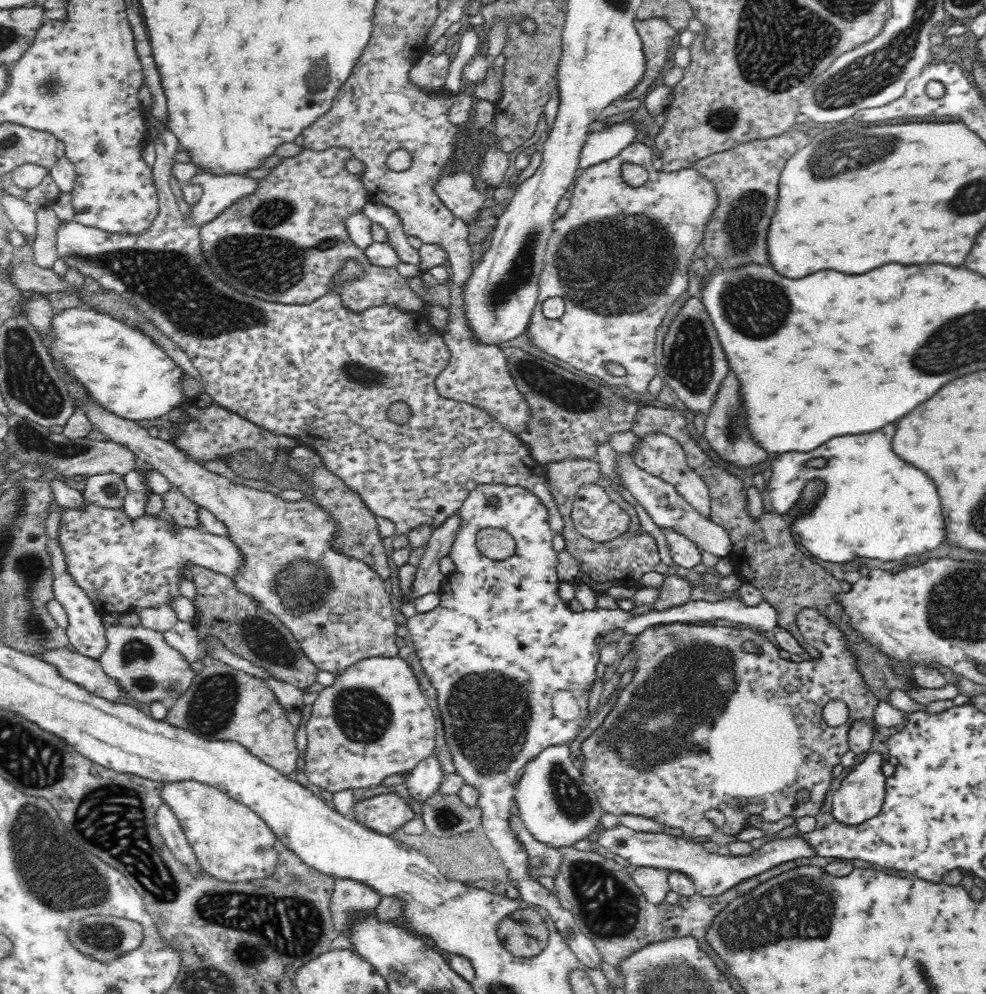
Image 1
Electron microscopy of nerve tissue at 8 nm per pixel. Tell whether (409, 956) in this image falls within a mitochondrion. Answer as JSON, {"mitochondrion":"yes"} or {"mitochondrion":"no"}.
{"mitochondrion":"no"}

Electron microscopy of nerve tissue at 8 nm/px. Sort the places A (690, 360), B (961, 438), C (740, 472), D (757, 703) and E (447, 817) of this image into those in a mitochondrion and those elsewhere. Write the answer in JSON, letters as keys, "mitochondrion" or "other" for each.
{"A":"mitochondrion","B":"other","C":"other","D":"other","E":"mitochondrion"}

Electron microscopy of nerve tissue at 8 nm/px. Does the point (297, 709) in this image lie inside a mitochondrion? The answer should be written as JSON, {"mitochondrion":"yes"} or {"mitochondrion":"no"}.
{"mitochondrion":"no"}

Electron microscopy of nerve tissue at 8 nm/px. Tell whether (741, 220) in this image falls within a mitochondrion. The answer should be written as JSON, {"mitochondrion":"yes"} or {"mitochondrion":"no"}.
{"mitochondrion":"yes"}

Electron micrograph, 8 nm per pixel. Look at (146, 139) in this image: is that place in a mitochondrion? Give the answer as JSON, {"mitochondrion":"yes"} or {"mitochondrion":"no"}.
{"mitochondrion":"no"}

